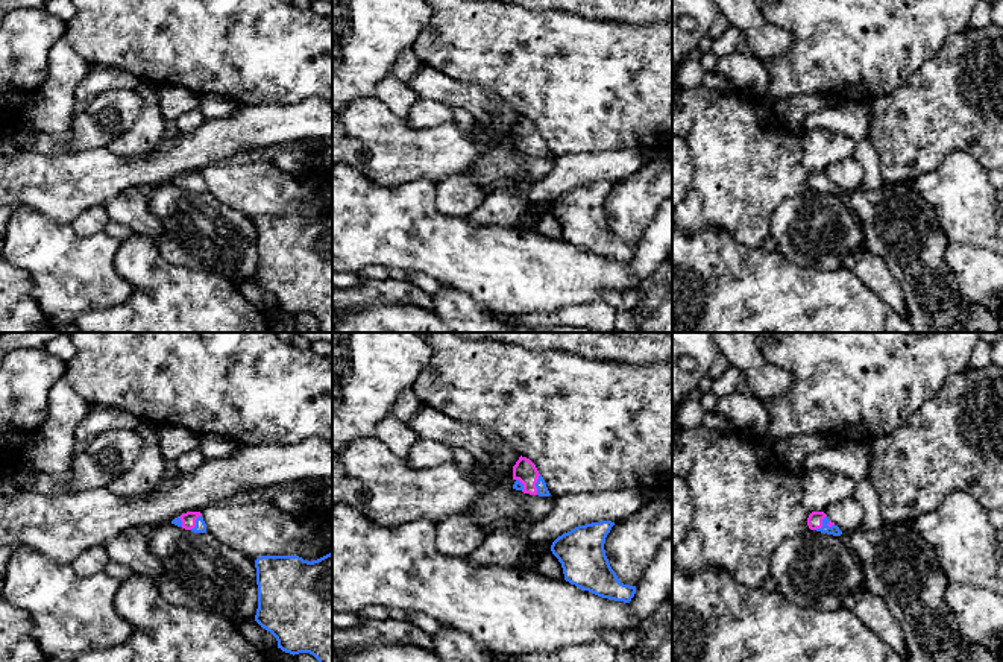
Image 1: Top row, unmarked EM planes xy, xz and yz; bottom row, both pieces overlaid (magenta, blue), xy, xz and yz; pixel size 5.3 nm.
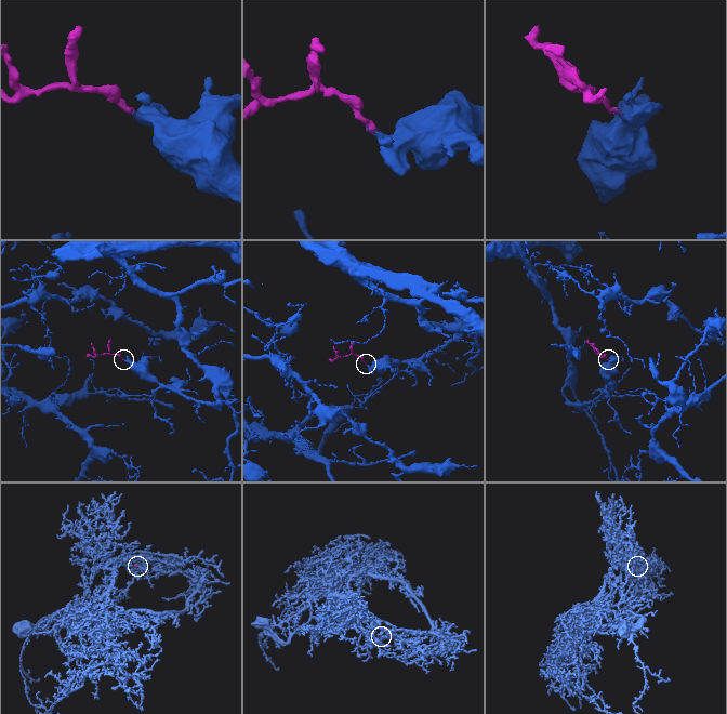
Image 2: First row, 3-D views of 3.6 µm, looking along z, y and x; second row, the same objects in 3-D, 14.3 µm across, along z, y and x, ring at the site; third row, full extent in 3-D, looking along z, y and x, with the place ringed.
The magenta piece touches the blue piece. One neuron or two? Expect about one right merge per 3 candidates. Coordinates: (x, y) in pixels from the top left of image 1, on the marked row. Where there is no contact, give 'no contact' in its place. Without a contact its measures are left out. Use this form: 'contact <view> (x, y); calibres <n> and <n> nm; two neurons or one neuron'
contact xz (534, 485); calibres 120 and 60 nm; one neuron

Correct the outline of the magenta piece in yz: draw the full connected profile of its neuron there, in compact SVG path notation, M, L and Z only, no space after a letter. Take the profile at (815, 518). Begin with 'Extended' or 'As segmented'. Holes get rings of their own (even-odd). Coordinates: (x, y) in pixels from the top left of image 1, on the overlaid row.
Extended. M812 512L807 518L807 525L810 530L816 530L821 533L827 533L833 536L842 534L839 527L835 522L832 522L824 512Z

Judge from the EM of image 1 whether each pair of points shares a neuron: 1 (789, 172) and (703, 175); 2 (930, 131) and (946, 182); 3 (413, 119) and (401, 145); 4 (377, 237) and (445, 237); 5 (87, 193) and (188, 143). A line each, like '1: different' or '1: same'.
1: same
2: different
3: different
4: same
5: same

